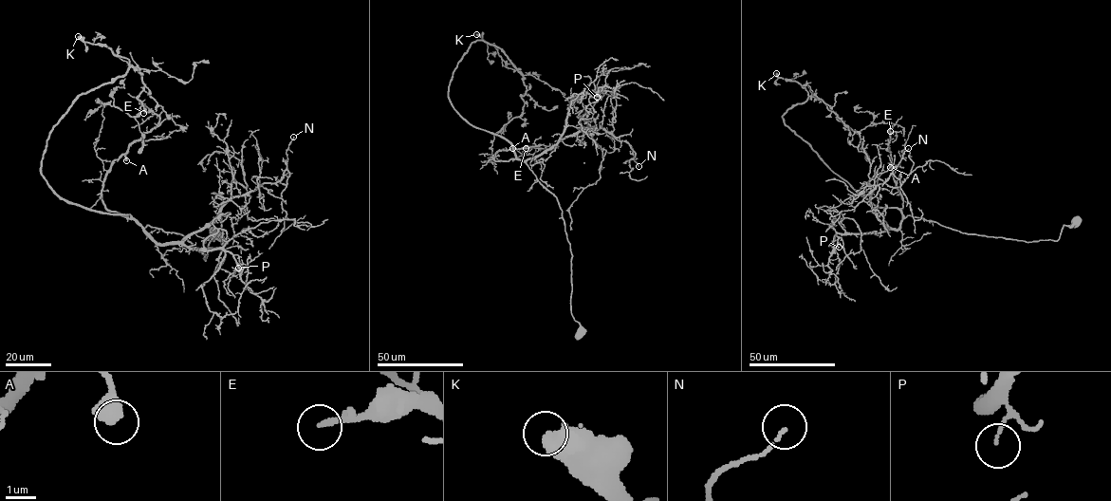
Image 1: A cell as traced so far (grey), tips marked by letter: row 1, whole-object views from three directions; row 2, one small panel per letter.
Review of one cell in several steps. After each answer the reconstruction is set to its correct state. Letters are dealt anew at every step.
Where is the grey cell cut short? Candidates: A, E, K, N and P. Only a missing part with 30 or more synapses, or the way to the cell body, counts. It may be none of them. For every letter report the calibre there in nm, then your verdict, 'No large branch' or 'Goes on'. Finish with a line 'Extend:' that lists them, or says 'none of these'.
A: Thickness 550 nm. No large branch
E: Thickness 180 nm. No large branch
K: Thickness 600 nm. Goes on
N: Thickness 100 nm. No large branch
P: Thickness 80 nm. No large branch
Extend: K

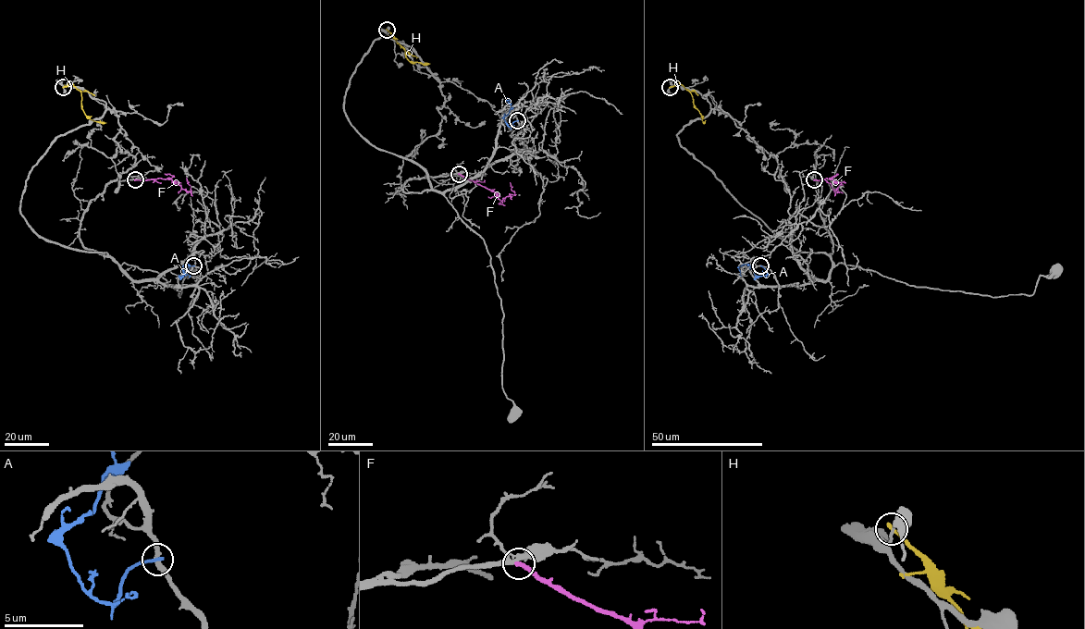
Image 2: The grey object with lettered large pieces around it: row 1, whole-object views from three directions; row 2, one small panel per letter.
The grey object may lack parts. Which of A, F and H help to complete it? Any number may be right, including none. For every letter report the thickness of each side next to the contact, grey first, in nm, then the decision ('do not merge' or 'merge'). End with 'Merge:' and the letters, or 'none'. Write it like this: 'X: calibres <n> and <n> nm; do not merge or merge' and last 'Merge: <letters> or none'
A: calibres 280 and 220 nm; do not merge
F: calibres 280 and 300 nm; merge
H: calibres 170 and 260 nm; do not merge
Merge: F

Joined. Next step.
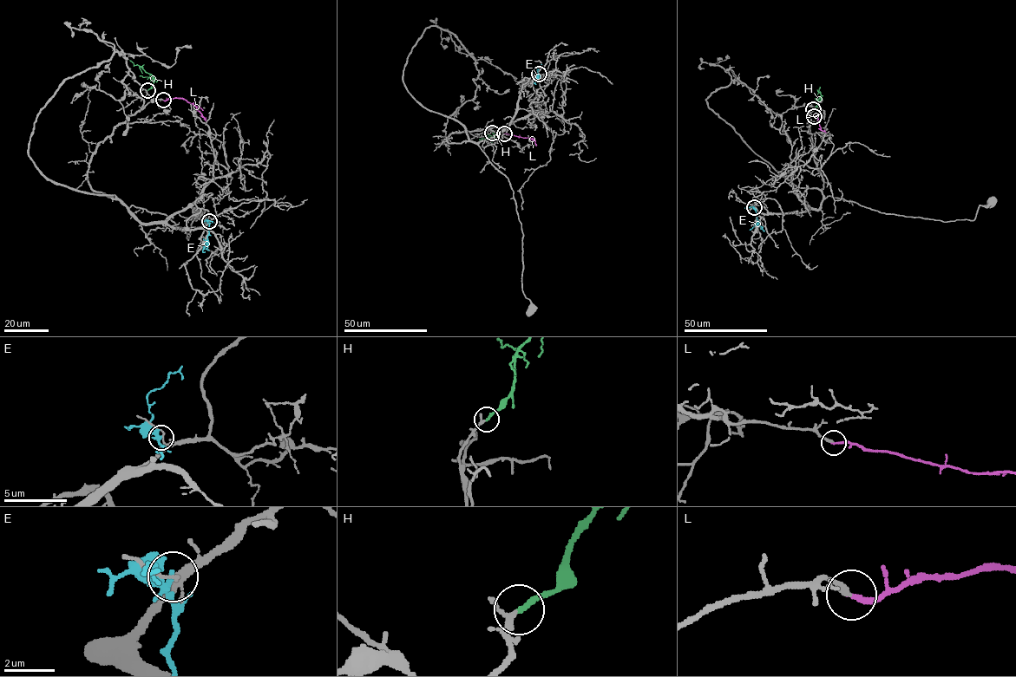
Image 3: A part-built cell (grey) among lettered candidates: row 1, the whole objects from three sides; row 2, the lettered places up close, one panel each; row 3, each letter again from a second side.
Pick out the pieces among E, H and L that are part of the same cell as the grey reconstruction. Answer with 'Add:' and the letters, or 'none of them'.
Add: H, L

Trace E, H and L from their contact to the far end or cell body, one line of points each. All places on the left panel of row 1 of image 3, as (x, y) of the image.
E: (208, 221), (206, 249), (209, 250)
H: (147, 90), (154, 78), (129, 60)
L: (163, 100), (184, 99), (195, 107), (206, 121)

